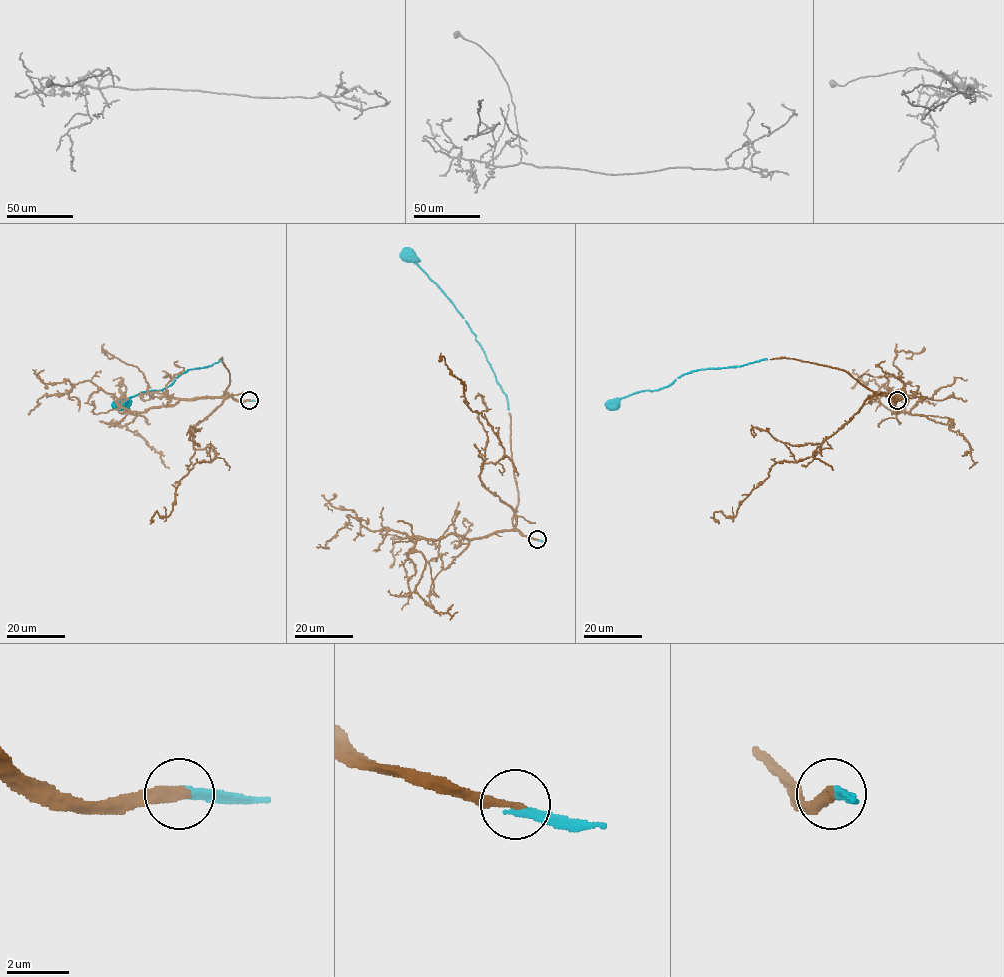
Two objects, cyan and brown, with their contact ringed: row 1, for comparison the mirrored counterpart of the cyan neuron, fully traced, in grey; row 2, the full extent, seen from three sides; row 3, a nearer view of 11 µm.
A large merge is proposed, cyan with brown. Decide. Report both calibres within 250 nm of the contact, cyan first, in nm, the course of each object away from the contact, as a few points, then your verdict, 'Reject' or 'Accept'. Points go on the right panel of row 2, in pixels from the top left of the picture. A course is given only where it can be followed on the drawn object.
Thickness 320 nm (cyan) against 360 nm. Course of cyan: (897, 400), (761, 359), (740, 366), (692, 371), (668, 385), (616, 398), (613, 404). Course of brown: (896, 400), (884, 393), (870, 396), (821, 449), (793, 462), (776, 462), (735, 516), (715, 511), (718, 524). Accept

